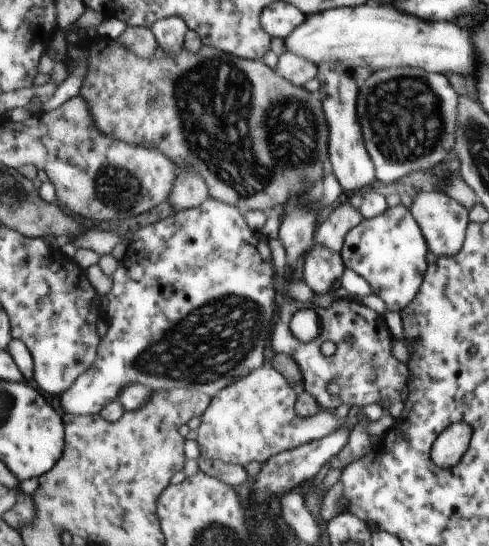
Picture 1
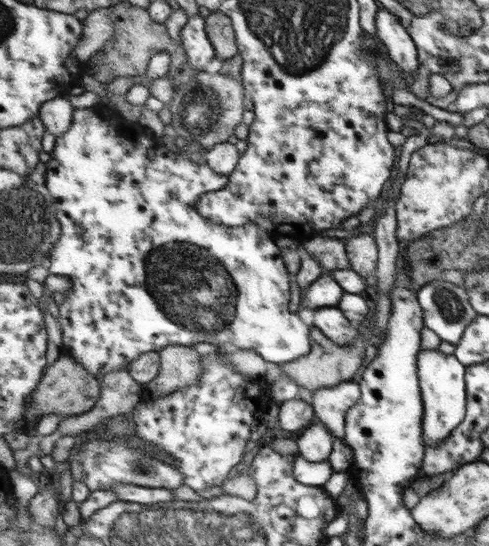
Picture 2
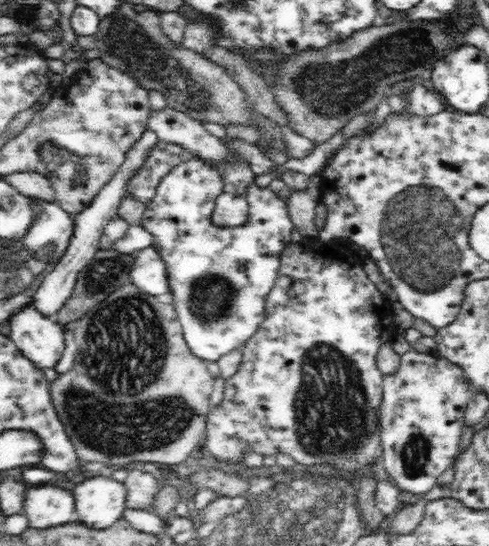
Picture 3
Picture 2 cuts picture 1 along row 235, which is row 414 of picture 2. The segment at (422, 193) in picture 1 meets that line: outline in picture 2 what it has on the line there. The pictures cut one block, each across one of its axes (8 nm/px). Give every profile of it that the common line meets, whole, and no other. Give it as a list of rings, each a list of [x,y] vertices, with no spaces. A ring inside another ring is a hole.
[[[424,349],[418,352],[418,382],[424,404],[422,419],[422,438],[426,450],[430,446],[440,446],[454,430],[464,422],[466,397],[464,392],[464,365],[453,354],[444,354],[436,349]]]

